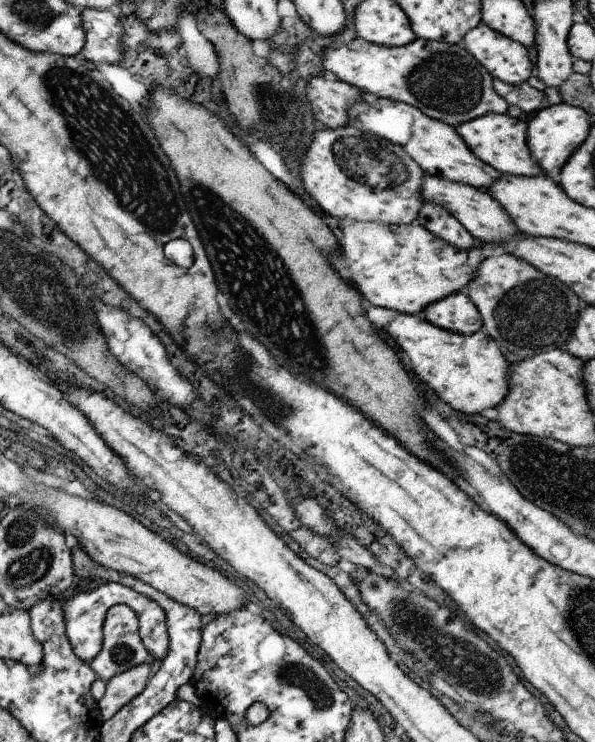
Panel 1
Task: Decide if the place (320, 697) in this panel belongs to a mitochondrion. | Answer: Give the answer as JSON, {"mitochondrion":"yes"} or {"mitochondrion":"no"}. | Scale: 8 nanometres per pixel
{"mitochondrion":"yes"}

